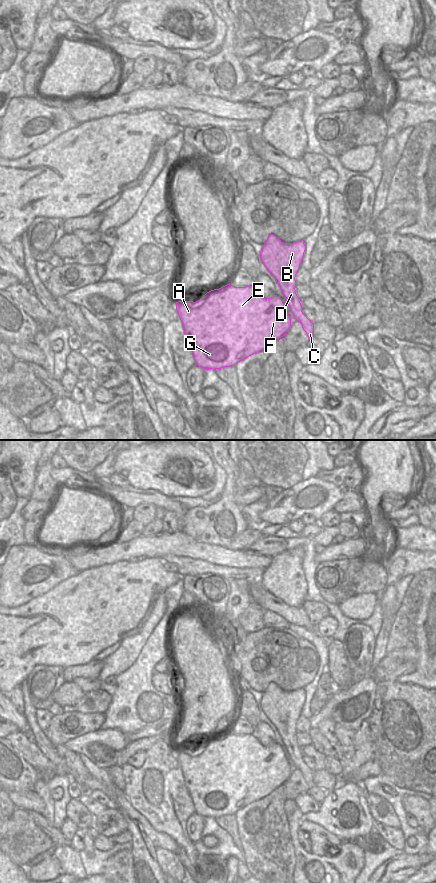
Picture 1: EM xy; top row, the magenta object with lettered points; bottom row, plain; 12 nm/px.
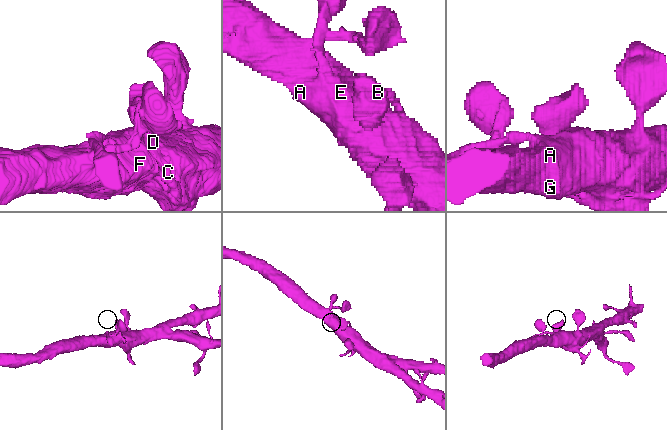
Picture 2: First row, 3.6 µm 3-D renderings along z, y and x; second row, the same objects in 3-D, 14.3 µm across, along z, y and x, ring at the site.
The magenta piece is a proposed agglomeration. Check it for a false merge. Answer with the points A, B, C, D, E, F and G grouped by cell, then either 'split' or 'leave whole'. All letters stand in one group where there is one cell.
groups A B C D E F G; leave whole

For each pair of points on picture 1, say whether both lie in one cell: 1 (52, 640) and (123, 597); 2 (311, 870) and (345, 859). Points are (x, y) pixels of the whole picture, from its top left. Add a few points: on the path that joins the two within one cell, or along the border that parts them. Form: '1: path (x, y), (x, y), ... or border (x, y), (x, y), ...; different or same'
1: path (70, 625), (86, 613), (95, 609), (105, 608); same
2: path (319, 870), (334, 870), (337, 867); same

